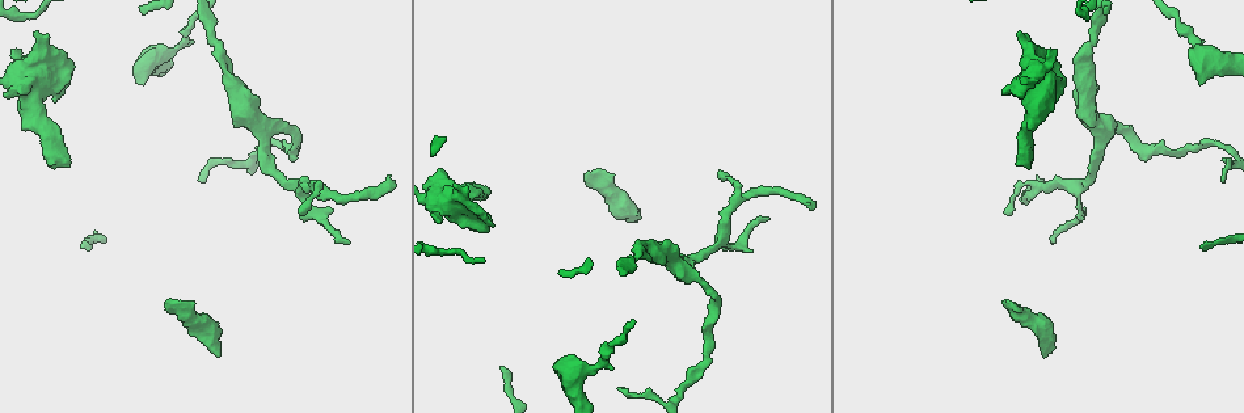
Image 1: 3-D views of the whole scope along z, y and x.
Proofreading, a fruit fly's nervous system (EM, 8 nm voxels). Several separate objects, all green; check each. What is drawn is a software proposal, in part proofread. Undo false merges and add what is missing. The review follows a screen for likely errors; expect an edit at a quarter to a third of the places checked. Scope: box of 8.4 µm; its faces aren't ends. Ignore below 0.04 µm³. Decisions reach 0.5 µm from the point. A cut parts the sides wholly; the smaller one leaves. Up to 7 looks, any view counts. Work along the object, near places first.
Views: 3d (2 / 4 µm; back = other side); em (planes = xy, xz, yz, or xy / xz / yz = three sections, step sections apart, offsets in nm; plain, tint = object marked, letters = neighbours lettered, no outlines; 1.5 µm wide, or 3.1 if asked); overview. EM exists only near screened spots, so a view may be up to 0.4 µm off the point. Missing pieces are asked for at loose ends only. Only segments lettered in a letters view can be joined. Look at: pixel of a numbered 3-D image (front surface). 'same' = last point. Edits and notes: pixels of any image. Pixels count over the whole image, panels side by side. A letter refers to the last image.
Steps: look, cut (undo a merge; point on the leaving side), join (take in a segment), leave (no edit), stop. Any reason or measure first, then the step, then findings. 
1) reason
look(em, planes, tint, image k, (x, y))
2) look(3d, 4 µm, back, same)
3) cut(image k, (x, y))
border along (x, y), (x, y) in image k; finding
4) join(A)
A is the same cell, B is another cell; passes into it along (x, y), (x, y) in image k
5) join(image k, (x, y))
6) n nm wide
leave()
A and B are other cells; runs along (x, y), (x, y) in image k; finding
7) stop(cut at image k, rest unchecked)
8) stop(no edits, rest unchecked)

look(3d, 2 µm, image 1, (1030, 168))

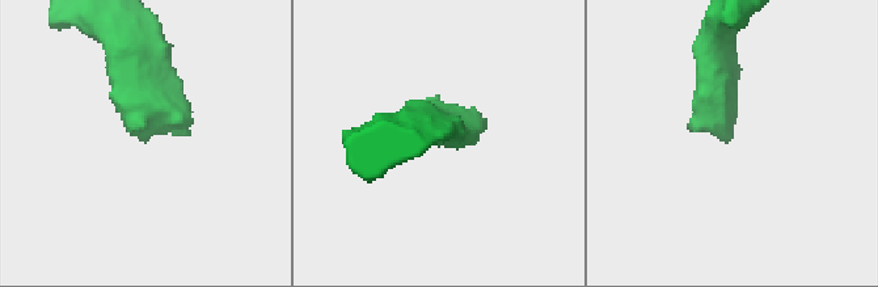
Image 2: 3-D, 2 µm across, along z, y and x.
look(em, planes, letters, image 2, (725, 139))

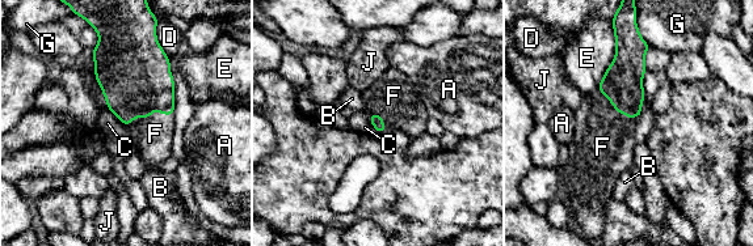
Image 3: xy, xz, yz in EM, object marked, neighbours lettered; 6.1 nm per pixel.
join(F)
F is the same cell, A, B, C, D, E, G and J are other cells; it goes on there

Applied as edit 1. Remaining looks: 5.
stops while still wide
look(3d, 2 µm, image 1, (454, 186))

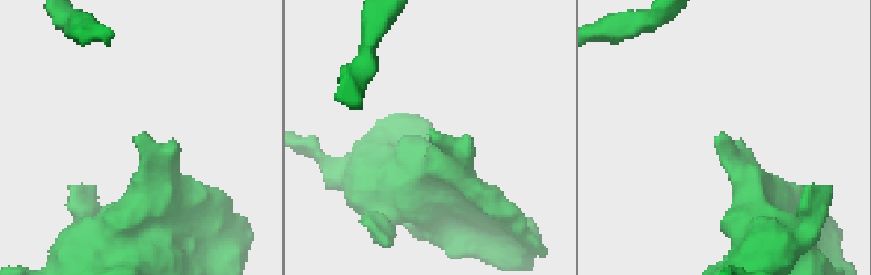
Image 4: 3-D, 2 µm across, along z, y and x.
look(em, yz, step 8, tint, image 4, (439, 139))

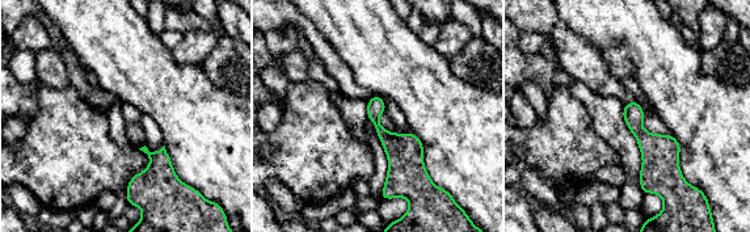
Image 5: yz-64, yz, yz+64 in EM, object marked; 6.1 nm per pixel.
cut it another way
look(em, planes, letters, same)

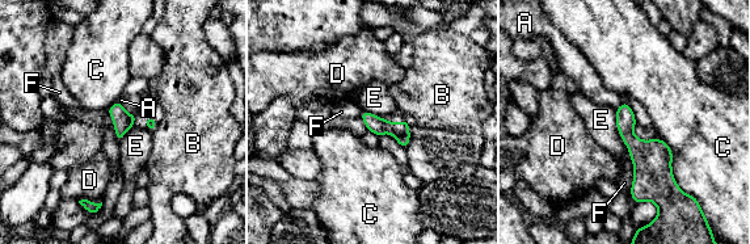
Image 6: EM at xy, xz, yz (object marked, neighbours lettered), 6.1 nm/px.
leave()
A, B, C, D, E and F are other cells; no lettered segment goes on from it

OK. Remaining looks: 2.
tapers out
look(em, 3.1 µm, xz, step 16, letters, image 1, (1221, 180))

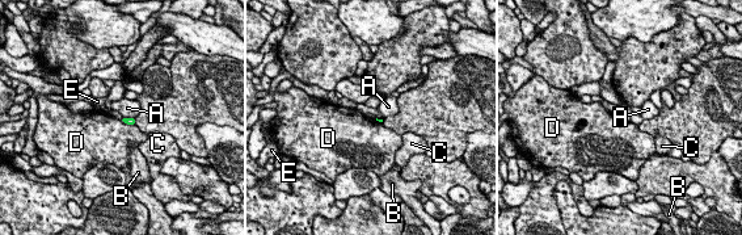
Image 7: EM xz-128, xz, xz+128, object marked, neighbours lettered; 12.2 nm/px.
look(em, 3.1 µm, planes, letters, same)

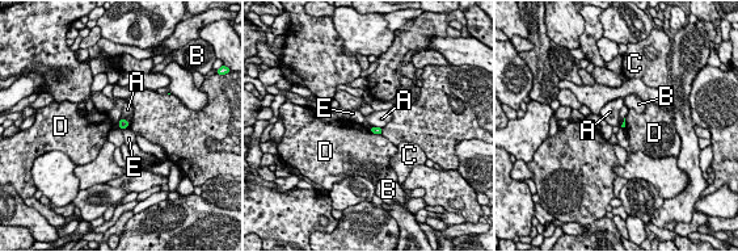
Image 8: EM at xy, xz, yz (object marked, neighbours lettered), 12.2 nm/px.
leave()
A, B, C, D and E are other cells; border along (122, 127), (126, 129) in image 8; no lettered segment goes on from it

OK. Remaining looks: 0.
stop(join at image 3, rest unchecked)

